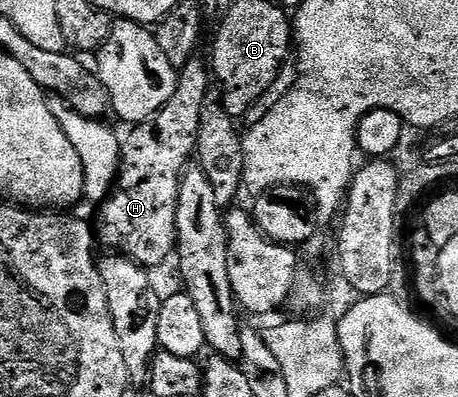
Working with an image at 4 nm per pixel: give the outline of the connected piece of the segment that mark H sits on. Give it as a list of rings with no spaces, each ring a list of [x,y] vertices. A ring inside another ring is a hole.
[[[197,56],[187,62],[185,66],[179,67],[178,70],[178,81],[176,84],[176,91],[174,96],[170,96],[170,100],[165,106],[160,109],[153,118],[148,118],[145,122],[133,125],[132,130],[122,142],[122,153],[120,155],[120,173],[116,179],[116,185],[111,194],[104,199],[102,205],[99,207],[100,210],[100,230],[98,226],[98,238],[105,242],[109,246],[109,251],[119,252],[121,255],[127,256],[134,262],[139,262],[141,266],[145,268],[153,268],[152,266],[160,266],[168,257],[173,257],[174,251],[176,250],[176,217],[178,216],[178,198],[180,196],[180,179],[186,169],[186,167],[193,161],[196,152],[196,141],[200,135],[200,117],[204,112],[204,104],[209,101],[210,94],[208,94],[208,78],[210,82],[210,70],[206,65],[205,59]]]

